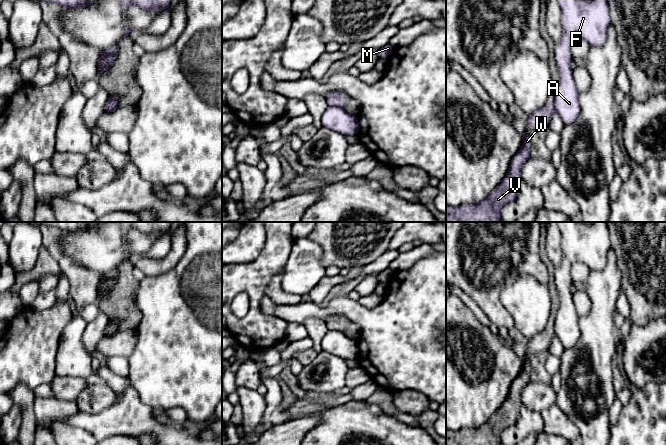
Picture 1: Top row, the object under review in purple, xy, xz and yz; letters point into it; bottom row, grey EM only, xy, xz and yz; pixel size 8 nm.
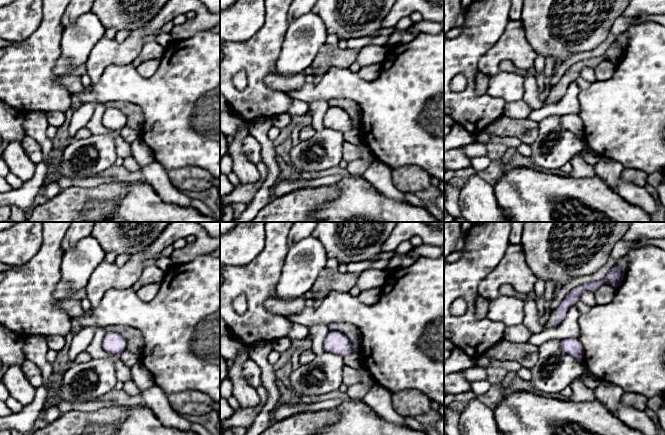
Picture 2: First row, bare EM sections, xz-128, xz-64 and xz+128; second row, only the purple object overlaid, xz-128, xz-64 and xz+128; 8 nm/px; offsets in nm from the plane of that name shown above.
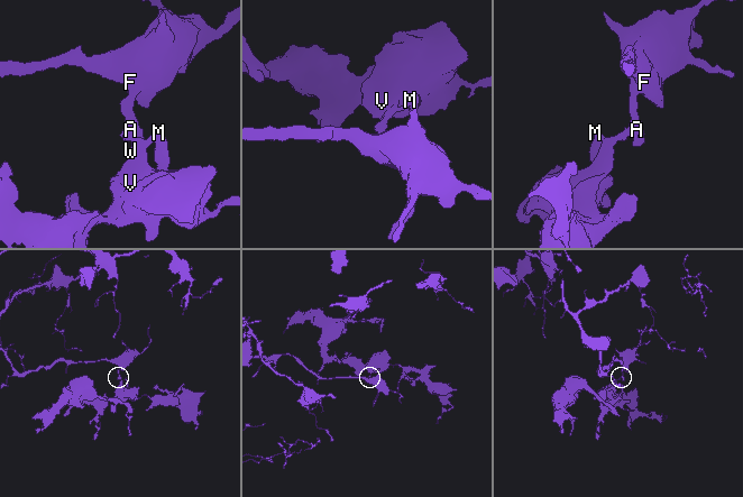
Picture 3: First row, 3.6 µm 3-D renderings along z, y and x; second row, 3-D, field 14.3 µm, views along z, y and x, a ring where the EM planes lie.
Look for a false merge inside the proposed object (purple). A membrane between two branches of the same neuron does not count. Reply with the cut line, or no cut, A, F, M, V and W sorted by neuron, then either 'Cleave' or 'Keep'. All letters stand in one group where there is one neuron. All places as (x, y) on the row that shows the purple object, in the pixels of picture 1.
Split along xz (329, 105), (341, 107). Groups: A F / M V W. Cleave

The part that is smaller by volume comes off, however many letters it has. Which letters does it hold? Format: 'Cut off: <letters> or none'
Cut off: M, V, W

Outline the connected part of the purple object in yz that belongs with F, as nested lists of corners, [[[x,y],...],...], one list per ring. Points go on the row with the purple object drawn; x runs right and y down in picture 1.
[[[556,0],[561,11],[563,35],[555,45],[554,55],[559,71],[559,85],[555,95],[554,107],[564,125],[573,124],[580,113],[579,93],[575,86],[570,63],[572,60],[570,42],[574,38],[585,40],[589,46],[602,46],[606,40],[607,29],[611,25],[610,8],[607,0]]]

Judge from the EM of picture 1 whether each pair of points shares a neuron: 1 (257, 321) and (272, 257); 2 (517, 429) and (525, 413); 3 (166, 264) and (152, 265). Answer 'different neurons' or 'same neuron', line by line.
1: same neuron
2: same neuron
3: same neuron

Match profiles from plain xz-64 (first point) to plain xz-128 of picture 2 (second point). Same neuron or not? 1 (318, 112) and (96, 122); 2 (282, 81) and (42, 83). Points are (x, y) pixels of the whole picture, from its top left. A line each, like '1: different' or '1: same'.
1: same
2: different

